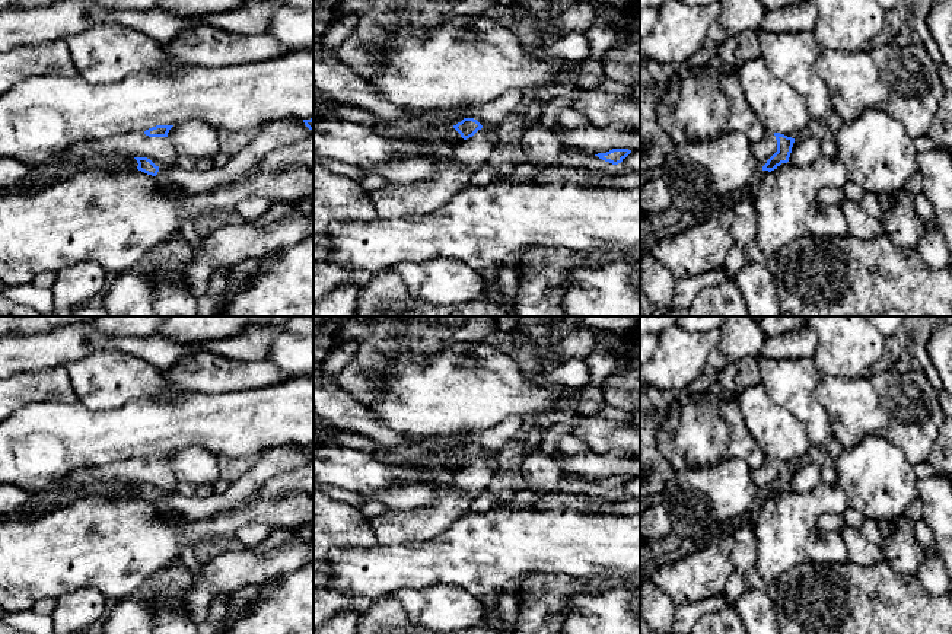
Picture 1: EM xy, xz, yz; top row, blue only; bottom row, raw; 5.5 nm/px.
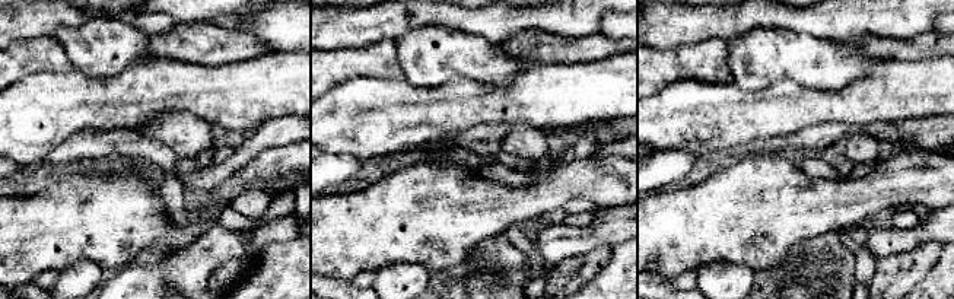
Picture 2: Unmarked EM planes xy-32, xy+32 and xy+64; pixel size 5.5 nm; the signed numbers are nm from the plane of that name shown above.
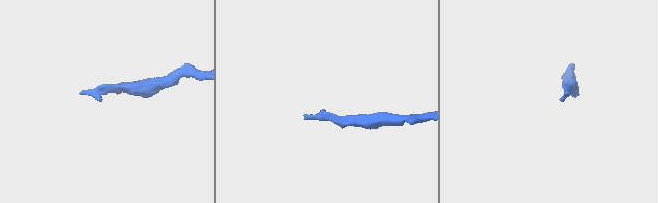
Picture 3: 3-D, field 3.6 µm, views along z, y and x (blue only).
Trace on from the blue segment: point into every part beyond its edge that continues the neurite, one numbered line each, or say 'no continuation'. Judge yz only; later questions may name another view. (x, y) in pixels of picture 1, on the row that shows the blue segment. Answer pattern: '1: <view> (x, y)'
1: yz (766, 147)

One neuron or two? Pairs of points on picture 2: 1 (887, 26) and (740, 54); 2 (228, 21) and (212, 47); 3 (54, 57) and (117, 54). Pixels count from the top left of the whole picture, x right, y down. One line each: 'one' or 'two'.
1: two
2: two
3: two

